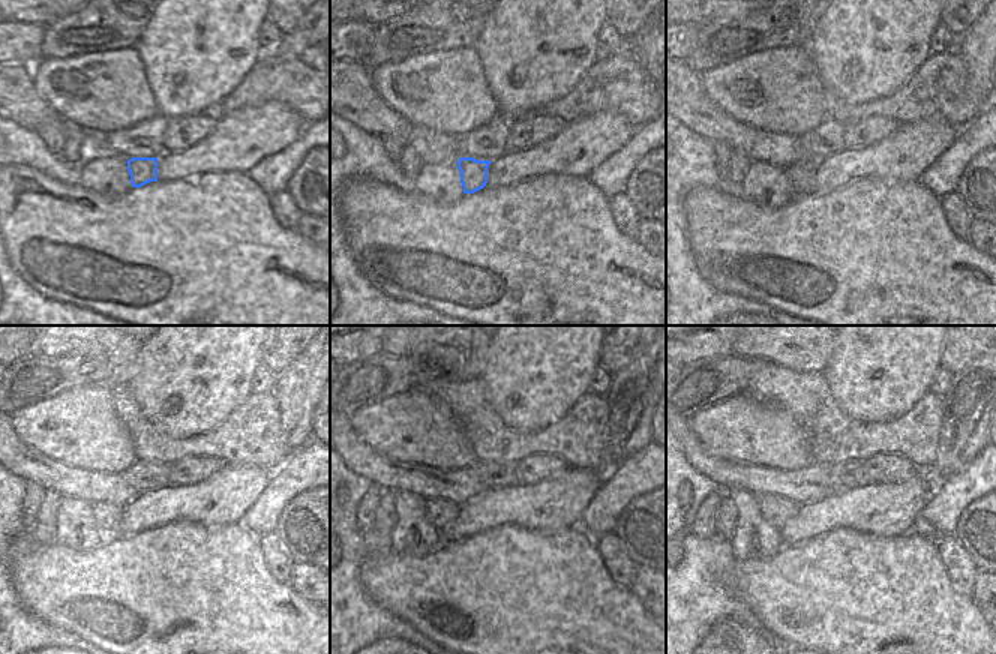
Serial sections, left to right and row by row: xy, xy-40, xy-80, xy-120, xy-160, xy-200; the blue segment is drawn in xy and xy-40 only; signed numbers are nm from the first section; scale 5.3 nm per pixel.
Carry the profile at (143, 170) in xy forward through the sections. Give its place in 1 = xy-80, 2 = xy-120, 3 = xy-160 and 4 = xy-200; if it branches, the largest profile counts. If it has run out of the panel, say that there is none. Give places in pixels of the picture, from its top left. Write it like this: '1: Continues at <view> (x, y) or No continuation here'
1: Continues at xy-80 (801, 176)
2: Continues at xy-120 (108, 516)
3: Continues at xy-160 (440, 513)
4: Continues at xy-200 (776, 510)

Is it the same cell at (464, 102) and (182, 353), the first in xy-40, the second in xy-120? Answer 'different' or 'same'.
different

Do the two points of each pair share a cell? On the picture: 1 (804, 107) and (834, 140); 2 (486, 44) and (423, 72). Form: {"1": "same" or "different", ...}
{"1": "different", "2": "different"}

